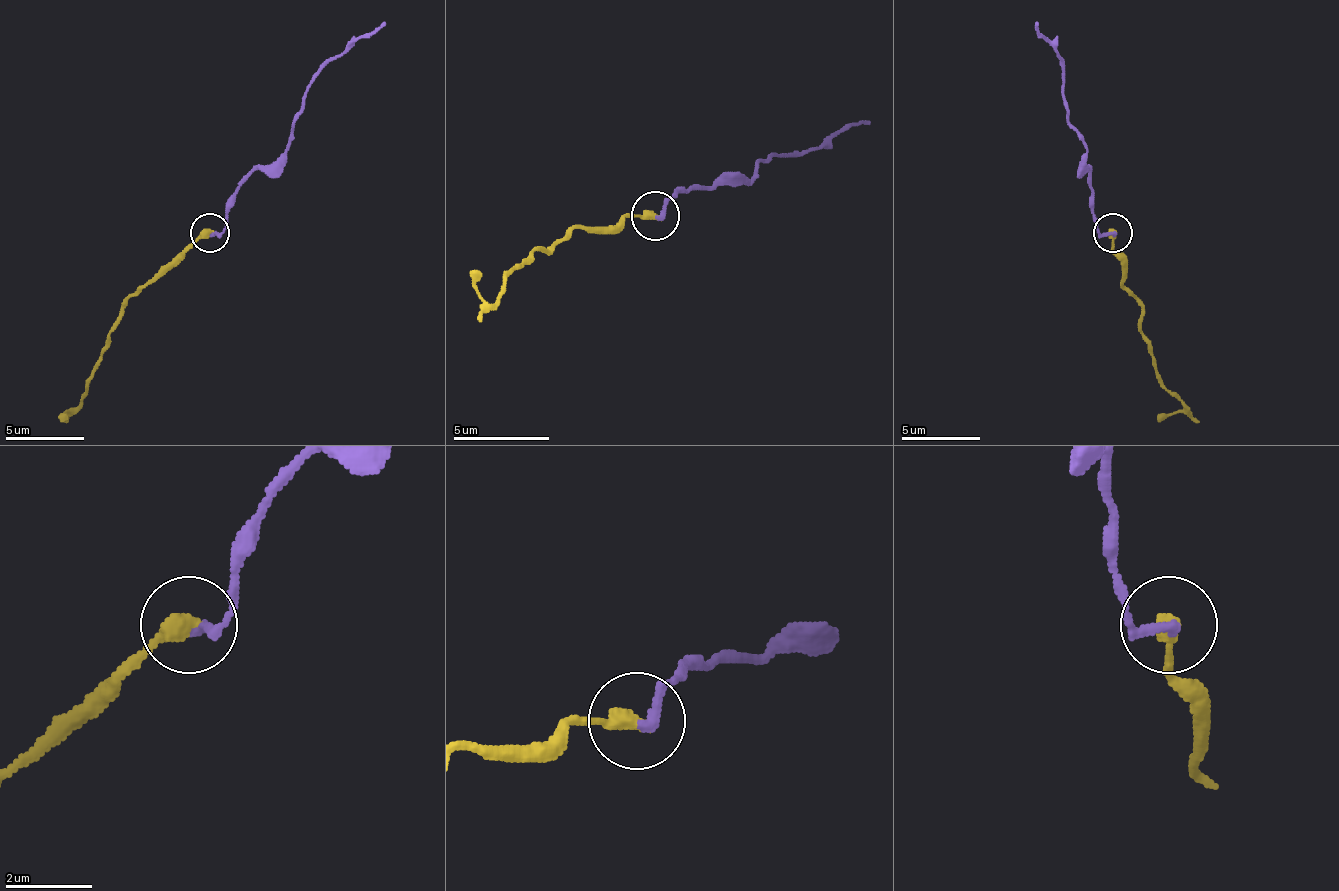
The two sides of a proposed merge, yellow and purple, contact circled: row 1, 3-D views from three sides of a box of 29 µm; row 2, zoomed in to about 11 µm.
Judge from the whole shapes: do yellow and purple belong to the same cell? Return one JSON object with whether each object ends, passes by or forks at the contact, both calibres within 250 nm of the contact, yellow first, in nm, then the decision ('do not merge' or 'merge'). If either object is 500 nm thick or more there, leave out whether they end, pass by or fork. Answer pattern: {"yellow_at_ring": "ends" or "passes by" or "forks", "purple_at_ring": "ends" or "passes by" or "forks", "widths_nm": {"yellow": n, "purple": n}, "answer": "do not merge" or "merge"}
{"yellow_at_ring": "ends", "purple_at_ring": "ends", "widths_nm": {"yellow": 420, "purple": 240}, "answer": "do not merge"}

